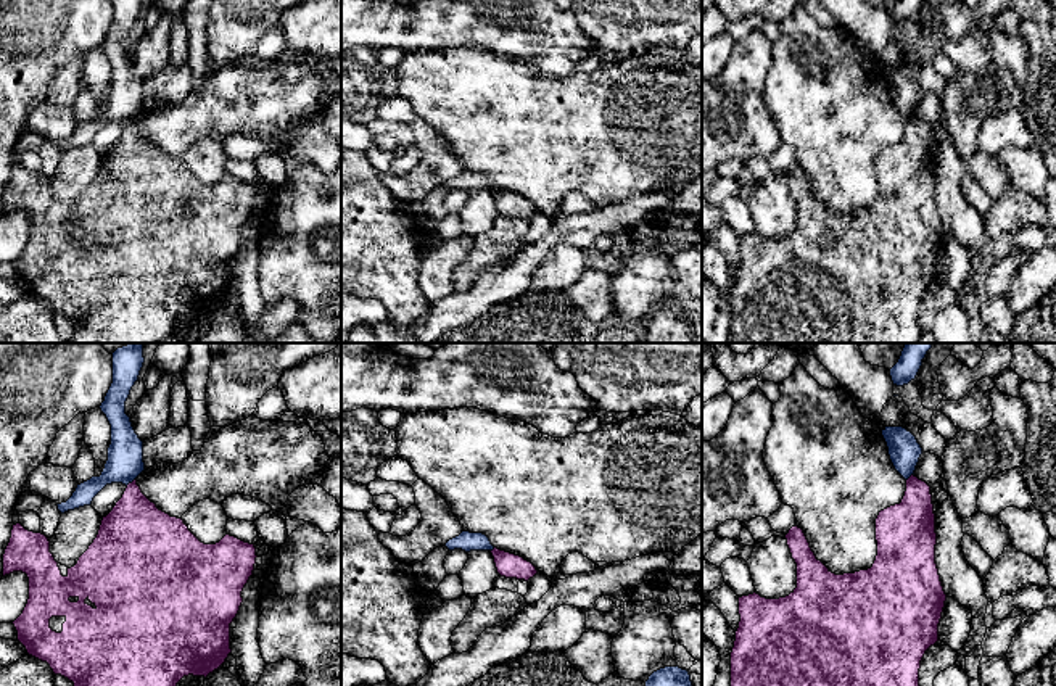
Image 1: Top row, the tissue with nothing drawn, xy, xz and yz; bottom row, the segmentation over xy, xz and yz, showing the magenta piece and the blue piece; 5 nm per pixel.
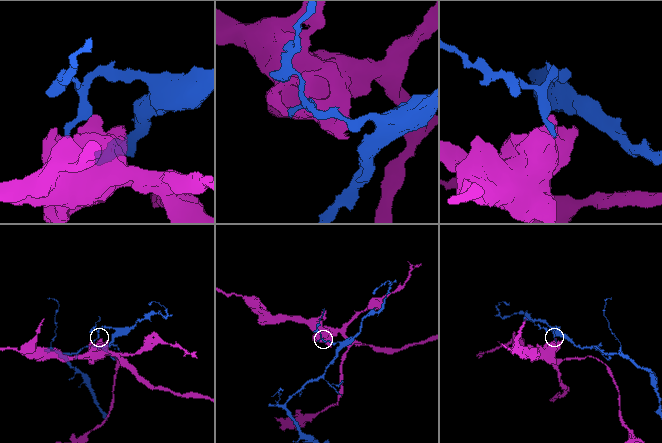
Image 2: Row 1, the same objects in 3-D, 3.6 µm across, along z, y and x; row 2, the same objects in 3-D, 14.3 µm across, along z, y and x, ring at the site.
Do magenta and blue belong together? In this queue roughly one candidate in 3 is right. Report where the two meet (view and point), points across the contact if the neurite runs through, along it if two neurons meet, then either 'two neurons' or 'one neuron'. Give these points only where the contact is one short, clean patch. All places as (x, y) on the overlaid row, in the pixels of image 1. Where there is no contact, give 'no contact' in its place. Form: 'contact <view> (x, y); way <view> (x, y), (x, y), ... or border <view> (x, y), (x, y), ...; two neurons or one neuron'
contact xy (129, 483); two neurons

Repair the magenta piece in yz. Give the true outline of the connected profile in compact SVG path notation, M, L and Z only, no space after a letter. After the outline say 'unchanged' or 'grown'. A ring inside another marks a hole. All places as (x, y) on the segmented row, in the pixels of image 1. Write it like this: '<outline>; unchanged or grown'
M911 475L900 504L876 519L877 556L871 568L835 575L816 559L802 528L786 535L797 564L797 588L786 597L766 599L753 593L739 597L739 628L731 652L731 686L919 686L926 651L938 639L945 607L935 564L935 514L930 486Z; unchanged

